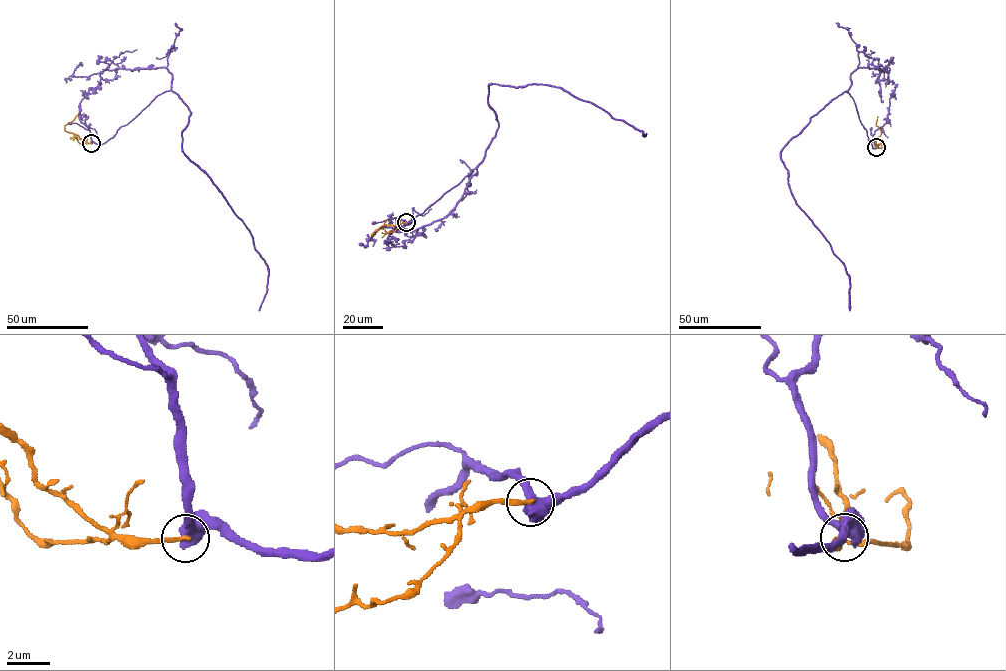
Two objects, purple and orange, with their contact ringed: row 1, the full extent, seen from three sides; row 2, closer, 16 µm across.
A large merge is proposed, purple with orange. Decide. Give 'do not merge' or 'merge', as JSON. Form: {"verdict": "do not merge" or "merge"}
{"verdict": "do not merge"}

